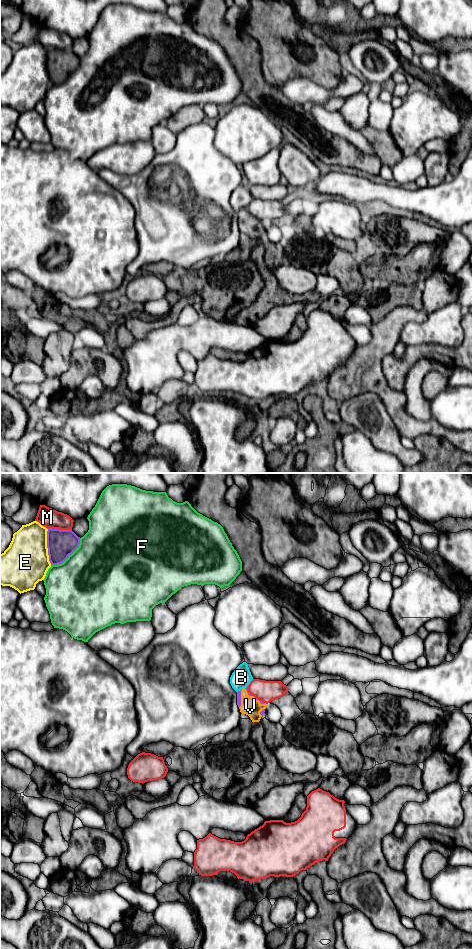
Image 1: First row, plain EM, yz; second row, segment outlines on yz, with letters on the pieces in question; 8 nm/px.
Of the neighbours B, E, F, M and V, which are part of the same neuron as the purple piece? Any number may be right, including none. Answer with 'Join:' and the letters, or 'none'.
Join: V

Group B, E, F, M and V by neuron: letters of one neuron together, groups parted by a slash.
B / E / F / M / V

